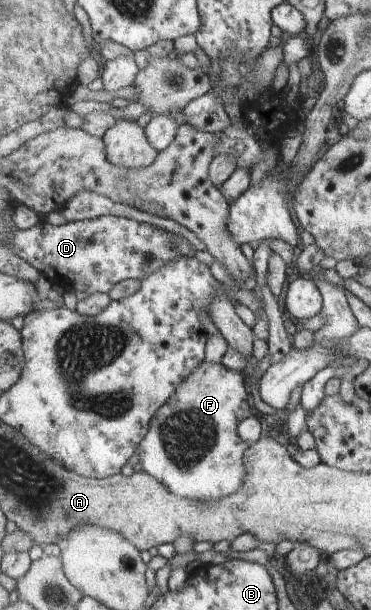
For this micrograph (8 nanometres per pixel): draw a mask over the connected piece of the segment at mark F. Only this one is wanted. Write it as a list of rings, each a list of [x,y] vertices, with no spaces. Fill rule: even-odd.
[[[204,361],[179,385],[173,397],[152,419],[147,437],[140,443],[139,461],[143,471],[151,474],[163,487],[191,499],[223,499],[237,493],[245,479],[244,456],[251,444],[239,433],[239,425],[255,412],[250,401],[249,382],[243,371],[225,368],[221,363]]]

